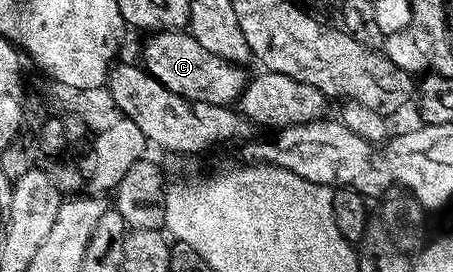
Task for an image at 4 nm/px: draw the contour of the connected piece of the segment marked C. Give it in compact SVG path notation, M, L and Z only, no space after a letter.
M183 29L162 30L151 35L144 46L142 65L158 84L178 92L191 102L205 102L219 106L232 106L240 97L246 85L245 67L235 62L219 58L206 51L194 36Z

